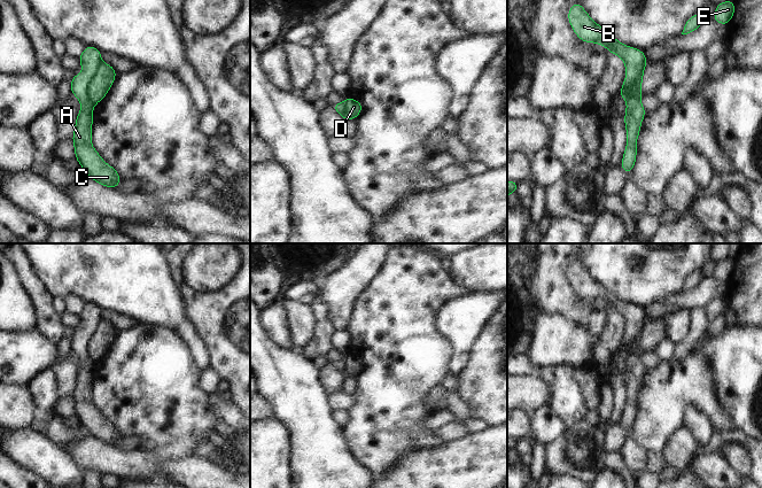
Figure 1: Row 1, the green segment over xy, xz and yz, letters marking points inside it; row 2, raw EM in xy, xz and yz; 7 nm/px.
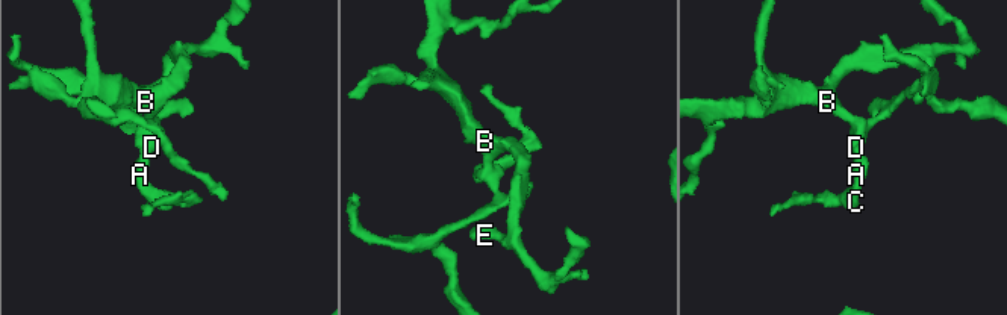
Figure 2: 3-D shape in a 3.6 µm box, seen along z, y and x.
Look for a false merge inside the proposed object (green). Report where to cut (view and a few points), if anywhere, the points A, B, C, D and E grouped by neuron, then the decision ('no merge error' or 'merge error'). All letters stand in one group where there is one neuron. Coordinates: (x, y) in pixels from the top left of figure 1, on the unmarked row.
xy (101, 319), (90, 334), (87, 341), (86, 354), (93, 362) | A B C E / D | merge error

